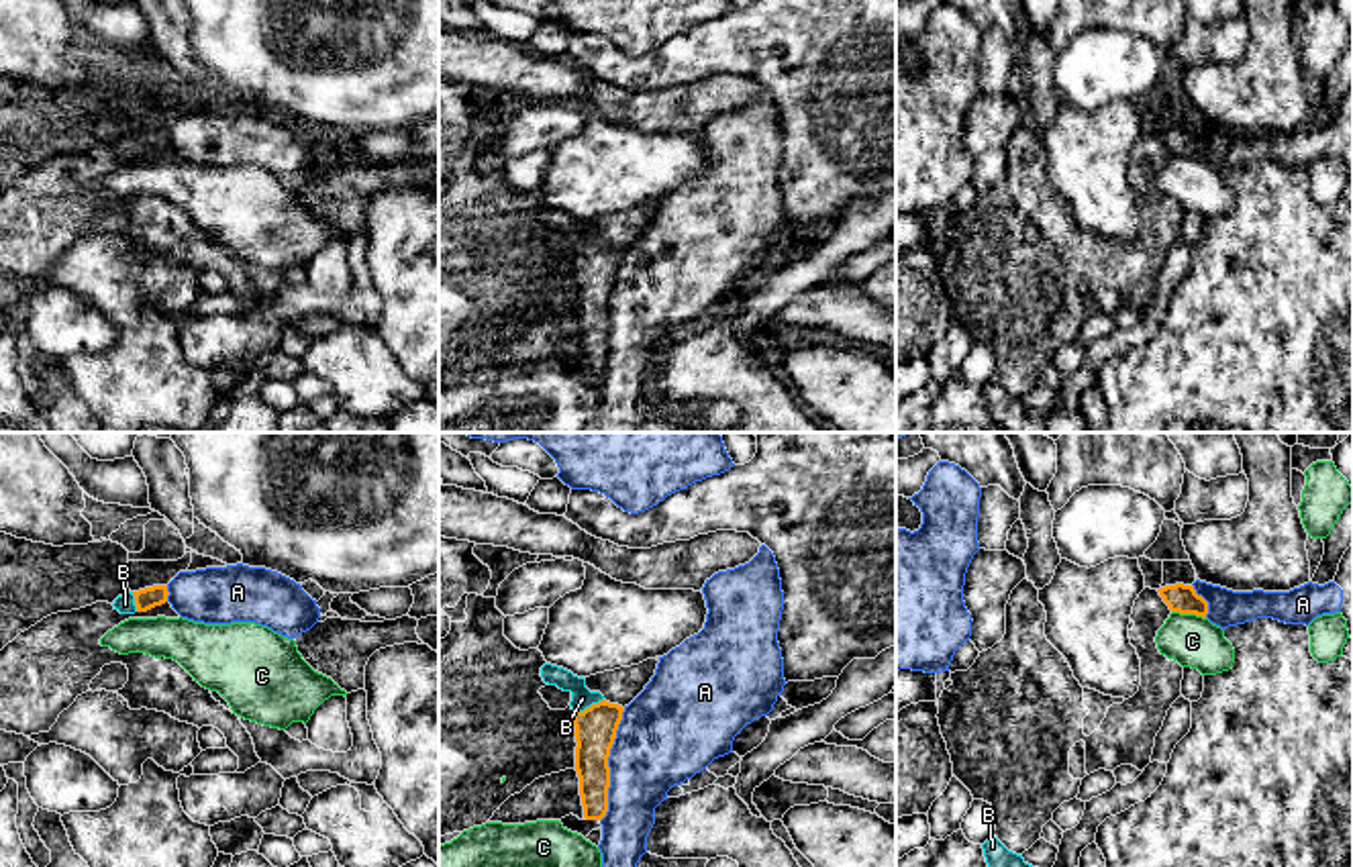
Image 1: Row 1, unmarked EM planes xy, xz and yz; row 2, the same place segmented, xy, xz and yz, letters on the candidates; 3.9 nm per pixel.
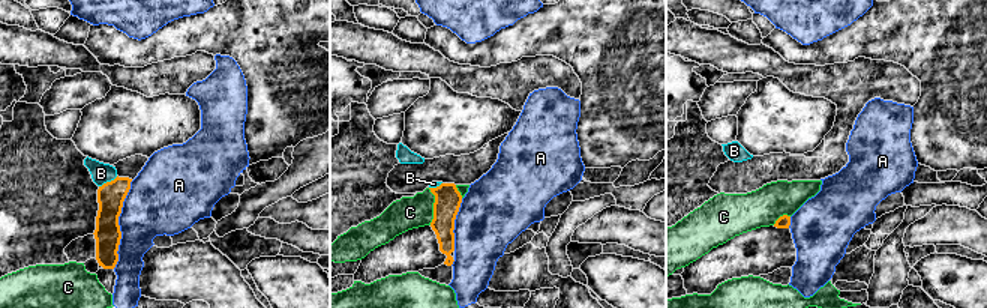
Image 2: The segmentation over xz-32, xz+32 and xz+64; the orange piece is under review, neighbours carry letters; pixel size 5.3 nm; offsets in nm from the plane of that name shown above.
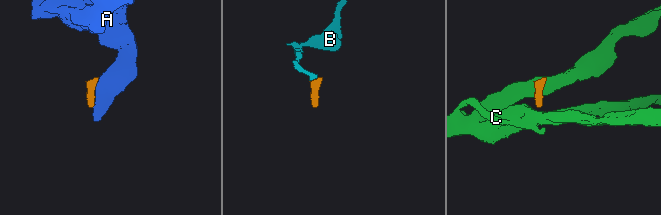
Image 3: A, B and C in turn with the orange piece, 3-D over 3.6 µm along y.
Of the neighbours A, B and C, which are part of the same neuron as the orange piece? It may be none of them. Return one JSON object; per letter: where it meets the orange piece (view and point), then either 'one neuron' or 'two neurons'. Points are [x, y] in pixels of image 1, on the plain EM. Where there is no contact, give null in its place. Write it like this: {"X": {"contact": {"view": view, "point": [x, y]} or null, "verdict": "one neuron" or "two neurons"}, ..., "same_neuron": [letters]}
{"A": {"contact": {"view": "xz", "point": [607, 309]}, "verdict": "two neurons"}, "B": {"contact": {"view": "xz", "point": [590, 249]}, "verdict": "one neuron"}, "C": {"contact": {"view": "yz", "point": [1188, 156]}, "verdict": "two neurons"}, "same_neuron": ["B"]}

